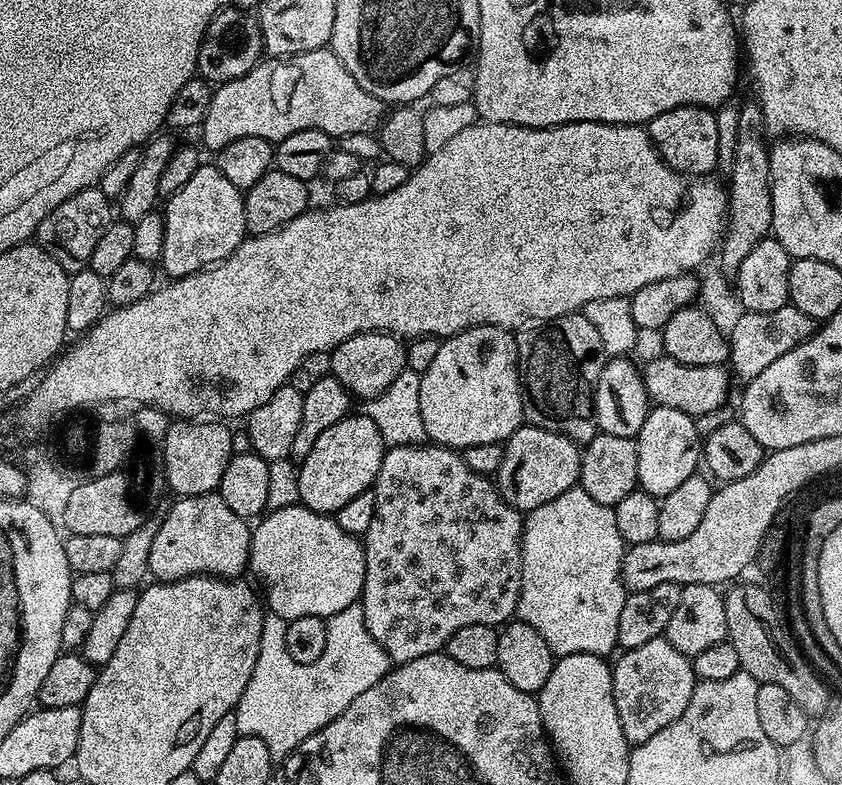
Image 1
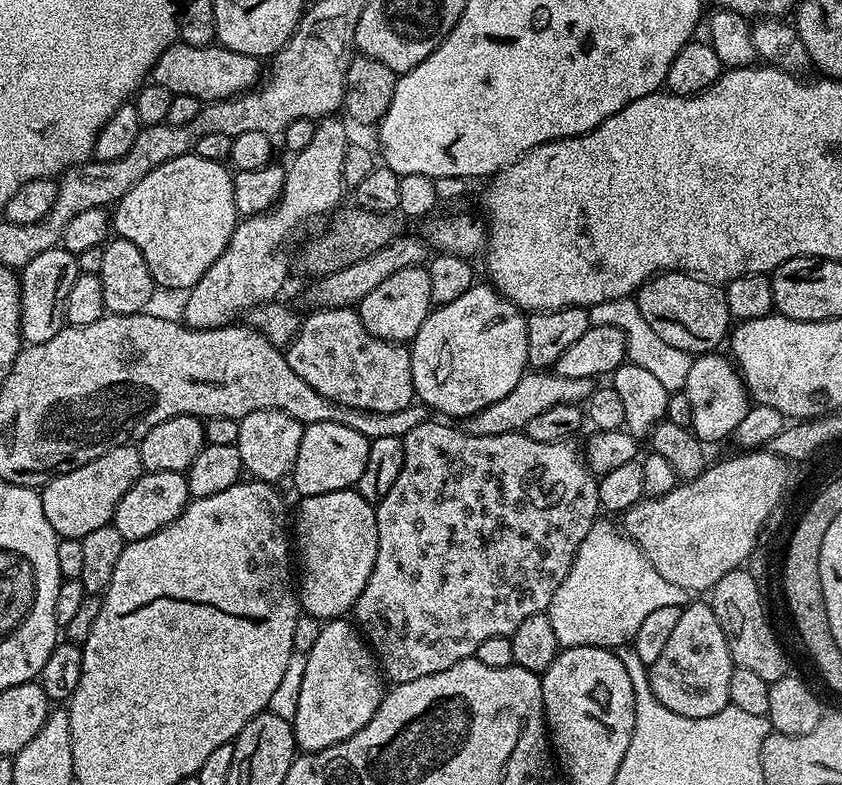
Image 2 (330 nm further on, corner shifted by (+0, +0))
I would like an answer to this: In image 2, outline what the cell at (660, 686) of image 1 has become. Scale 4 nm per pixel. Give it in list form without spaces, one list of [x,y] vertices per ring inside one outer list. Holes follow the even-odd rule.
[[[689,602],[684,605],[658,662],[648,668],[648,685],[666,710],[674,710],[674,714],[682,714],[682,718],[710,718],[710,714],[729,707],[733,667],[726,634],[711,603]]]

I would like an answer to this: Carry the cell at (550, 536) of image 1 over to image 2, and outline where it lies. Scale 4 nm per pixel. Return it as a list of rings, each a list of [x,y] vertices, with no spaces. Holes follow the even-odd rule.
[[[600,518],[593,524],[590,534],[582,538],[582,546],[578,546],[574,554],[570,574],[566,574],[562,586],[558,586],[546,615],[550,618],[550,626],[554,626],[554,638],[558,638],[561,649],[590,646],[615,650],[625,647],[635,638],[638,626],[642,626],[646,614],[651,614],[662,606],[678,606],[683,609],[689,600],[689,591],[662,578],[631,537],[625,535],[617,525],[615,528]]]

